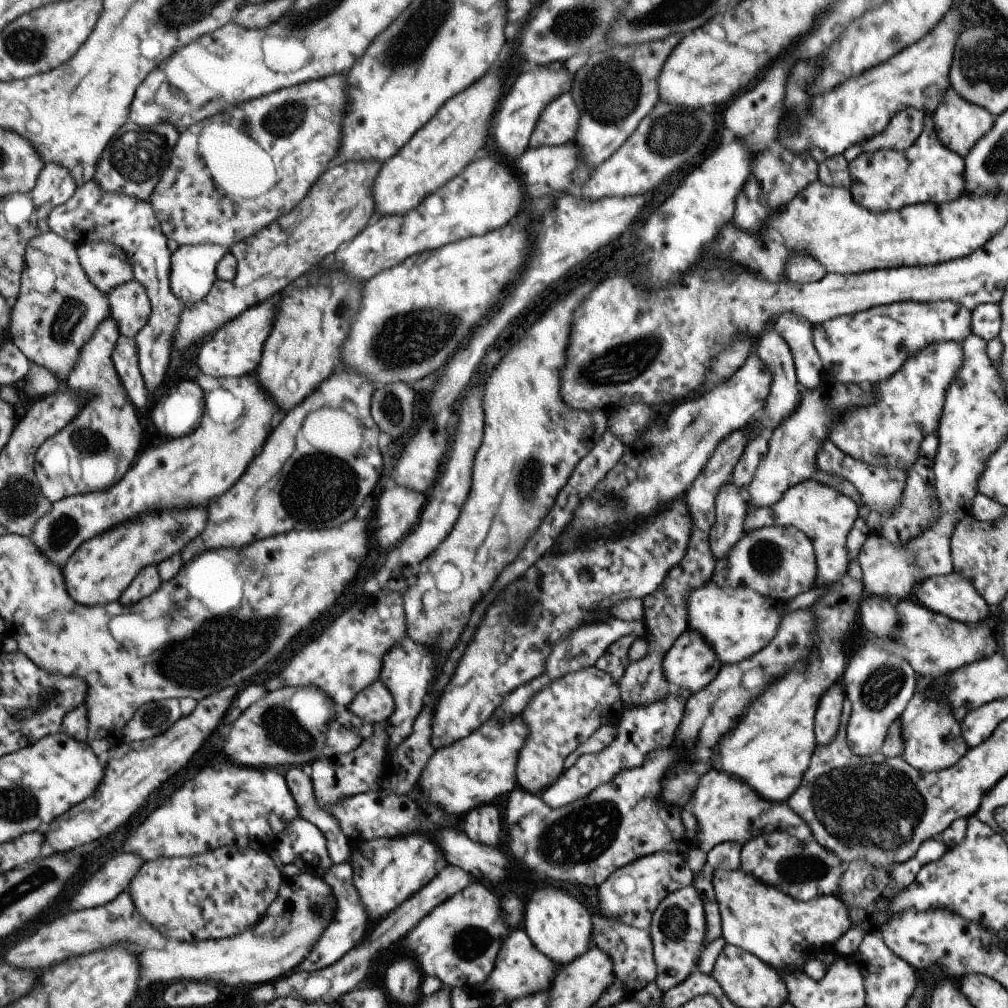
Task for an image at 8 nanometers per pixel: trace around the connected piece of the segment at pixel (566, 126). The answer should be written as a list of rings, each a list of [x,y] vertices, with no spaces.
[[[569,91],[542,108],[533,127],[529,147],[559,146],[571,142],[578,129],[578,108]]]

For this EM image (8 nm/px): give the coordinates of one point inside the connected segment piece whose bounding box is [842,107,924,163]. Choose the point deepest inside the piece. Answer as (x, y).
(900, 132)

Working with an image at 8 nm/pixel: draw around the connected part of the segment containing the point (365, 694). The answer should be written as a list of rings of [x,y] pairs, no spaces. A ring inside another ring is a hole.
[[[380,678],[360,692],[348,707],[367,724],[377,726],[391,718],[394,711],[394,696],[387,684]]]

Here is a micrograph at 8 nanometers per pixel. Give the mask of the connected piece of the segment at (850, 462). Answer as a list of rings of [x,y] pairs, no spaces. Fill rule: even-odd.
[[[827,440],[823,442],[816,454],[816,468],[830,475],[837,475],[846,481],[849,481],[859,493],[865,506],[869,506],[880,518],[889,516],[890,512],[897,506],[901,500],[906,474],[899,469],[890,469],[889,467],[877,467],[873,464],[868,465],[863,461],[853,459],[841,451],[837,451],[834,444]]]

